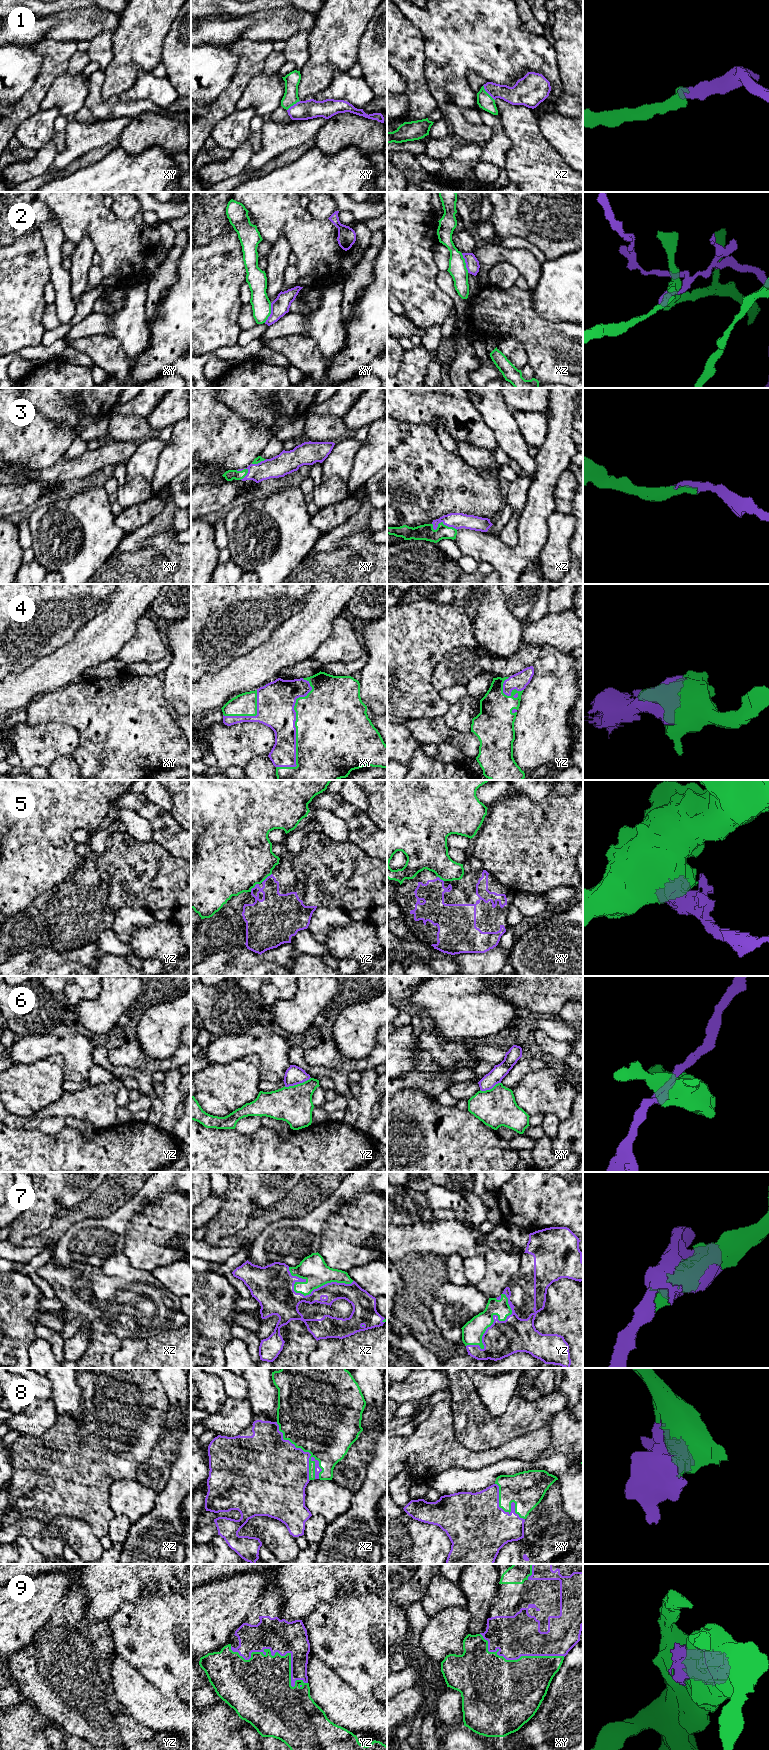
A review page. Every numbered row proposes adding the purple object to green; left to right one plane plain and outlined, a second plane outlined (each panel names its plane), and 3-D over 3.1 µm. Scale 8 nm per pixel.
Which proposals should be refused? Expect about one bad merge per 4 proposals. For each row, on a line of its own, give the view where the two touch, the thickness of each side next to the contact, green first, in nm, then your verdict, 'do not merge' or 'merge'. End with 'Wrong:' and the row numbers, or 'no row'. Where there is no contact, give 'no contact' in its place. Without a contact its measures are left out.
1: xz | 120/160 nm | merge
2: xy | 160/150 nm | do not merge
3: xz | 130/130 nm | merge
4: xy | 500/300 nm | merge
5: yz | 500/280 nm | do not merge
6: yz | 300/150 nm | do not merge
7: yz | 170/280 nm | merge
8: xz | 500/460 nm | merge
9: yz | 440/260 nm | merge
Wrong: 2, 5, 6

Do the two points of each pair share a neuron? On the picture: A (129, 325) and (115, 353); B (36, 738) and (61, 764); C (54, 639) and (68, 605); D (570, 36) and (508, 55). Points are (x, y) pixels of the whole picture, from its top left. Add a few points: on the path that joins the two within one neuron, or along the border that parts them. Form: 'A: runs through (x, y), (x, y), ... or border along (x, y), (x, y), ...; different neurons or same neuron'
A: border along (98, 334), (114, 337), (120, 343), (129, 363); different neurons
B: border along (71, 755), (58, 757), (47, 769); different neurons
C: runs through (55, 631), (55, 618), (60, 613); same neuron
D: border along (553, 45), (556, 51), (556, 64), (558, 68); different neurons

